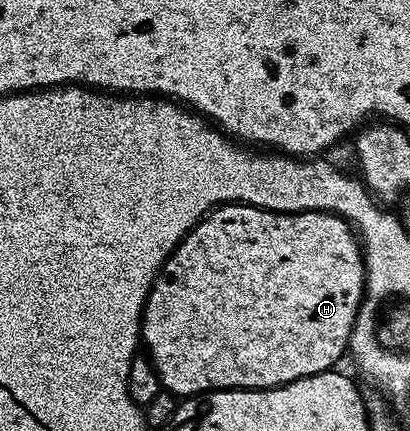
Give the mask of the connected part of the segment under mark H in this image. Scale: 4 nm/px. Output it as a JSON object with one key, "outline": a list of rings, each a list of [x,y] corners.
{"outline":[[[221,204],[211,209],[187,237],[171,251],[171,257],[163,263],[163,270],[155,277],[147,304],[143,308],[141,340],[147,349],[146,355],[155,365],[159,383],[176,398],[197,396],[212,390],[225,388],[280,388],[294,380],[313,374],[330,372],[348,351],[351,331],[355,329],[355,319],[359,305],[364,298],[363,253],[360,241],[350,224],[334,212],[270,212],[248,204]]]}

